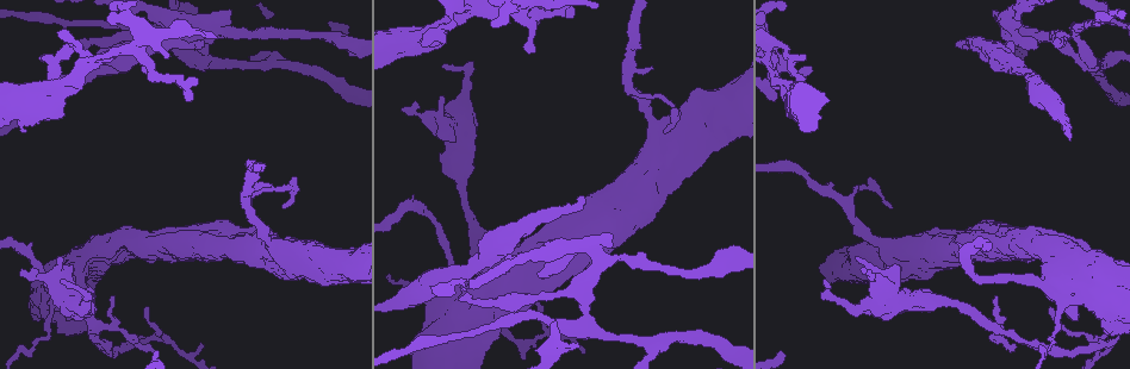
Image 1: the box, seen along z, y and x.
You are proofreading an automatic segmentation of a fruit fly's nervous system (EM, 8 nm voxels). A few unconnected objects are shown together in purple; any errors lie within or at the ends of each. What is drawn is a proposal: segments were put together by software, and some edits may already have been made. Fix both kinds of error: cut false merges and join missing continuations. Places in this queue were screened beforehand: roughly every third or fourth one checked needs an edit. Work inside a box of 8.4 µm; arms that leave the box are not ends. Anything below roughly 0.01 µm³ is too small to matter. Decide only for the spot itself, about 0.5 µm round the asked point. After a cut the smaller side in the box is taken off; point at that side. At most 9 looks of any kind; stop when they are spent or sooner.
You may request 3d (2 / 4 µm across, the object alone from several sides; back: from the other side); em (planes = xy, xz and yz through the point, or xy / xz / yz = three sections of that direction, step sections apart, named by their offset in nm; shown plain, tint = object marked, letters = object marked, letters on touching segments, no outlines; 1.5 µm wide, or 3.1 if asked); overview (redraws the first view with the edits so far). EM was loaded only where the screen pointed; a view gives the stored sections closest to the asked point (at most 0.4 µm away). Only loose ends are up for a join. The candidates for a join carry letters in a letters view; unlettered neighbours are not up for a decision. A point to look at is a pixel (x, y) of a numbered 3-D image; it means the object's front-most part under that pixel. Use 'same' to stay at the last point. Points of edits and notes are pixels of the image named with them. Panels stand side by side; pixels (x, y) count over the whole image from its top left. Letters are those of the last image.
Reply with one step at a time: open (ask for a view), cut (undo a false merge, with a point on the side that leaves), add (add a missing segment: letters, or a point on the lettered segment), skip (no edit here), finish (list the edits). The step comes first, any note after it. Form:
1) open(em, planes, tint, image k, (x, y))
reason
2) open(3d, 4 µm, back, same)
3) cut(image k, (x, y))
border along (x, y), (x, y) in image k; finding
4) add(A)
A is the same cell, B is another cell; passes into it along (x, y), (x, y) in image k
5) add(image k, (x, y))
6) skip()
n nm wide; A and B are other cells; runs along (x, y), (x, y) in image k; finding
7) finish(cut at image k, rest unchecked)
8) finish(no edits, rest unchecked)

open(em, planes, letters, image 1, (203, 56))
two arms in line, one across

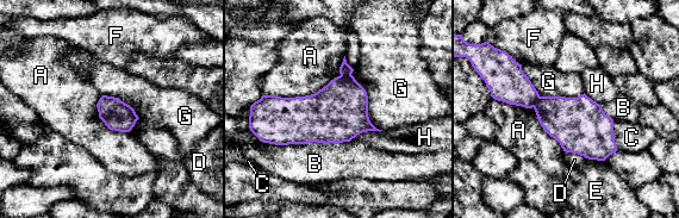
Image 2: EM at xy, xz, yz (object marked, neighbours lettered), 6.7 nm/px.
cut(image 2, (567, 119))
190 nm wide; A touches over 600 nm; A, B, C, D, E, F, G and H are other cells; two neurons meet here

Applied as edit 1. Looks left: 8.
open(overview)
redraw

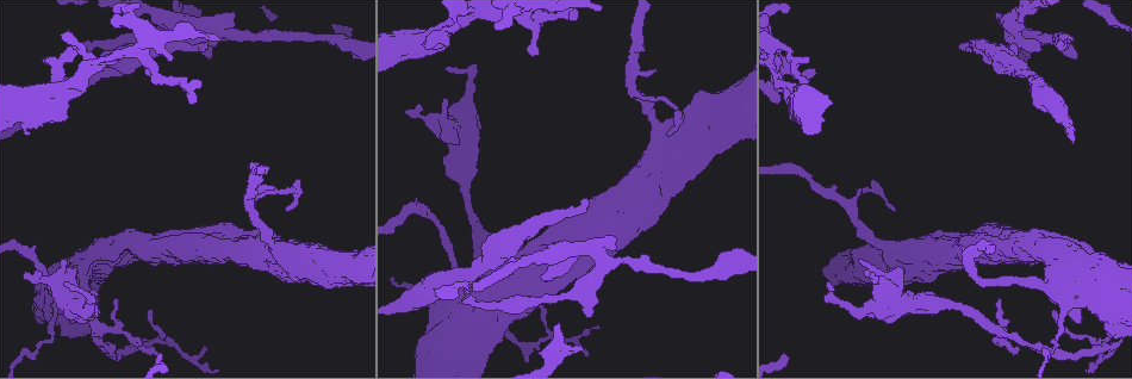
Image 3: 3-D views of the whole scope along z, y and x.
open(em, planes, tint, image 3, (84, 43))
an open end

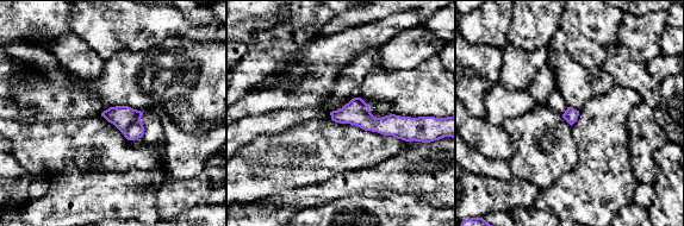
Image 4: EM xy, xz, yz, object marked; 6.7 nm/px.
open(em, planes, letters, same)
see the neighbours

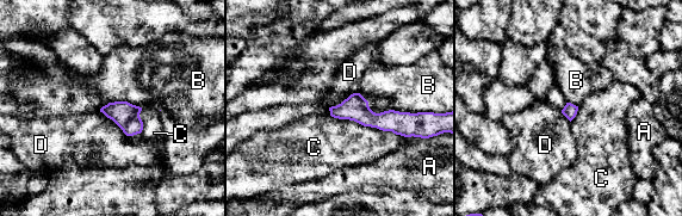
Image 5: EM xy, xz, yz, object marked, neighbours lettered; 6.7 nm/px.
skip()
A, B, C and D are other cells; border along (99, 111), (126, 135) in image 5; no lettered segment goes on from it

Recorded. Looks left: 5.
open(em, planes, letters, image 3, (962, 48))
long arm stops here

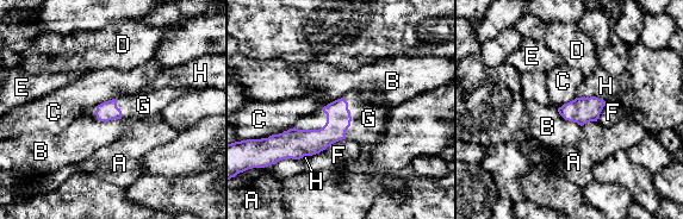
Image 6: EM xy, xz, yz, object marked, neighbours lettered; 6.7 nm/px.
add(G)
G is the same cell, A, B, C, D, E, F and H are other cells; passes into it along (339, 118), (351, 118), (368, 118) in image 6; it goes on there

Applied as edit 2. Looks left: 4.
open(overview)
redraw

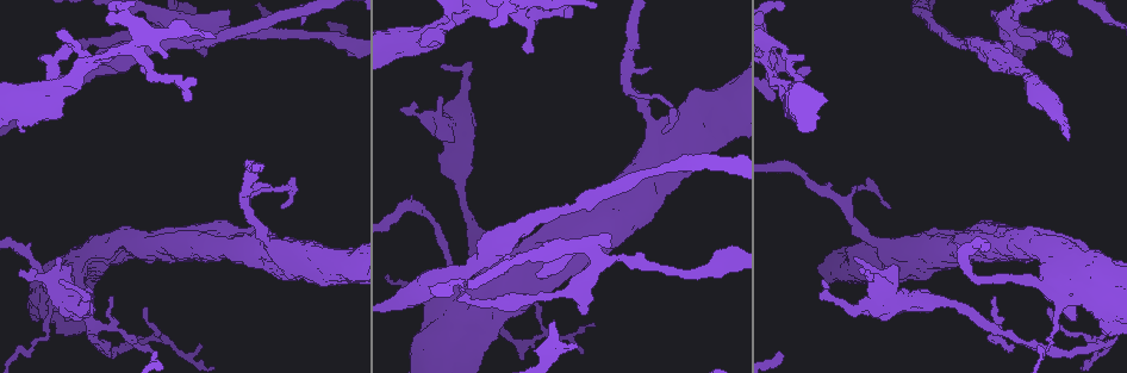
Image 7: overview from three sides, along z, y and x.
open(3d, 4 µm, image 7, (870, 274))
branch stops here

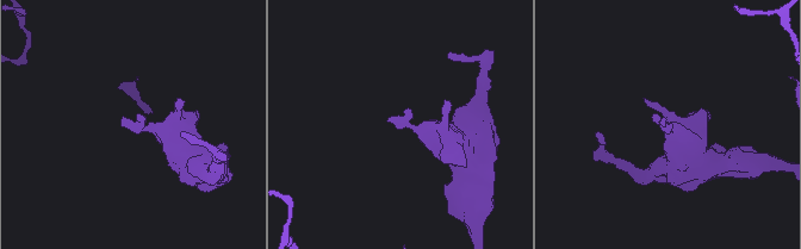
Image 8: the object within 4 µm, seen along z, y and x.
open(em, planes, letters, image 8, (393, 122))
shape alone is not enough

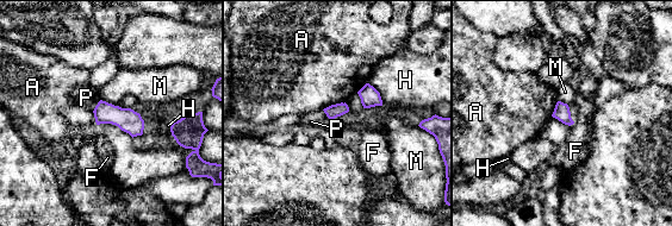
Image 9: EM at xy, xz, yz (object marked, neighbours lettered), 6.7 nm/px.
skip()
A, F, H, M and P are other cells; none of them fits

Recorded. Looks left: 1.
finish(cut at image 2, add at image 6, rest unchecked)

